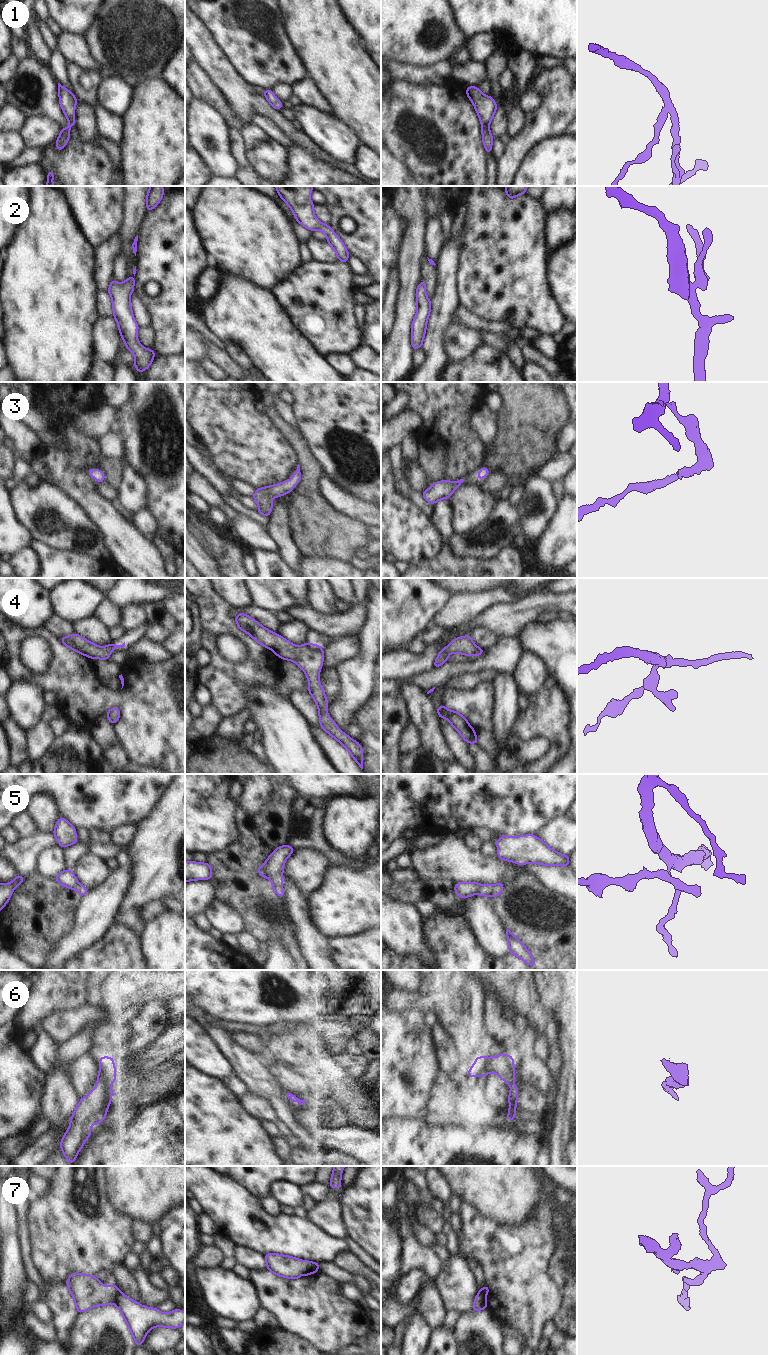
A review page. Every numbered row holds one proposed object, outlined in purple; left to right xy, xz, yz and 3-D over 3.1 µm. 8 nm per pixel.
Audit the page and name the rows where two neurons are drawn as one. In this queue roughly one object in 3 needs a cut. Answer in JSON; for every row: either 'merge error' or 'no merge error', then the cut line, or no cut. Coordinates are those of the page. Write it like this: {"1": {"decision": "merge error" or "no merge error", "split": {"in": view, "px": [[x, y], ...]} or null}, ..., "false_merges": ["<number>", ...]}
{"1": {"decision": "merge error", "split": {"in": "yz", "px": [[482, 124], [488, 128]]}}, "2": {"decision": "no merge error", "split": null}, "3": {"decision": "no merge error", "split": null}, "4": {"decision": "no merge error", "split": null}, "5": {"decision": "merge error", "split": {"in": "xz", "px": [[270, 878], [277, 876], [281, 881]]}}, "6": {"decision": "no merge error", "split": null}, "7": {"decision": "merge error", "split": {"in": "xy", "px": [[119, 1291], [114, 1303]]}}, "false_merges": ["1", "5", "7"]}

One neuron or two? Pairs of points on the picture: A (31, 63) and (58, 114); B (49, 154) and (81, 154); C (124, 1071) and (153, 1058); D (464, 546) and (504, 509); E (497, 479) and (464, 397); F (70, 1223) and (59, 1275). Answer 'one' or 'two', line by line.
A: one
B: one
C: one
D: one
E: two
F: one

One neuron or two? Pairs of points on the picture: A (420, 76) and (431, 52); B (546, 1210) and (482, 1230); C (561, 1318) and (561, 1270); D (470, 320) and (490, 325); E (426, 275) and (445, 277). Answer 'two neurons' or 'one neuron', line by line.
A: two neurons
B: one neuron
C: one neuron
D: one neuron
E: two neurons

